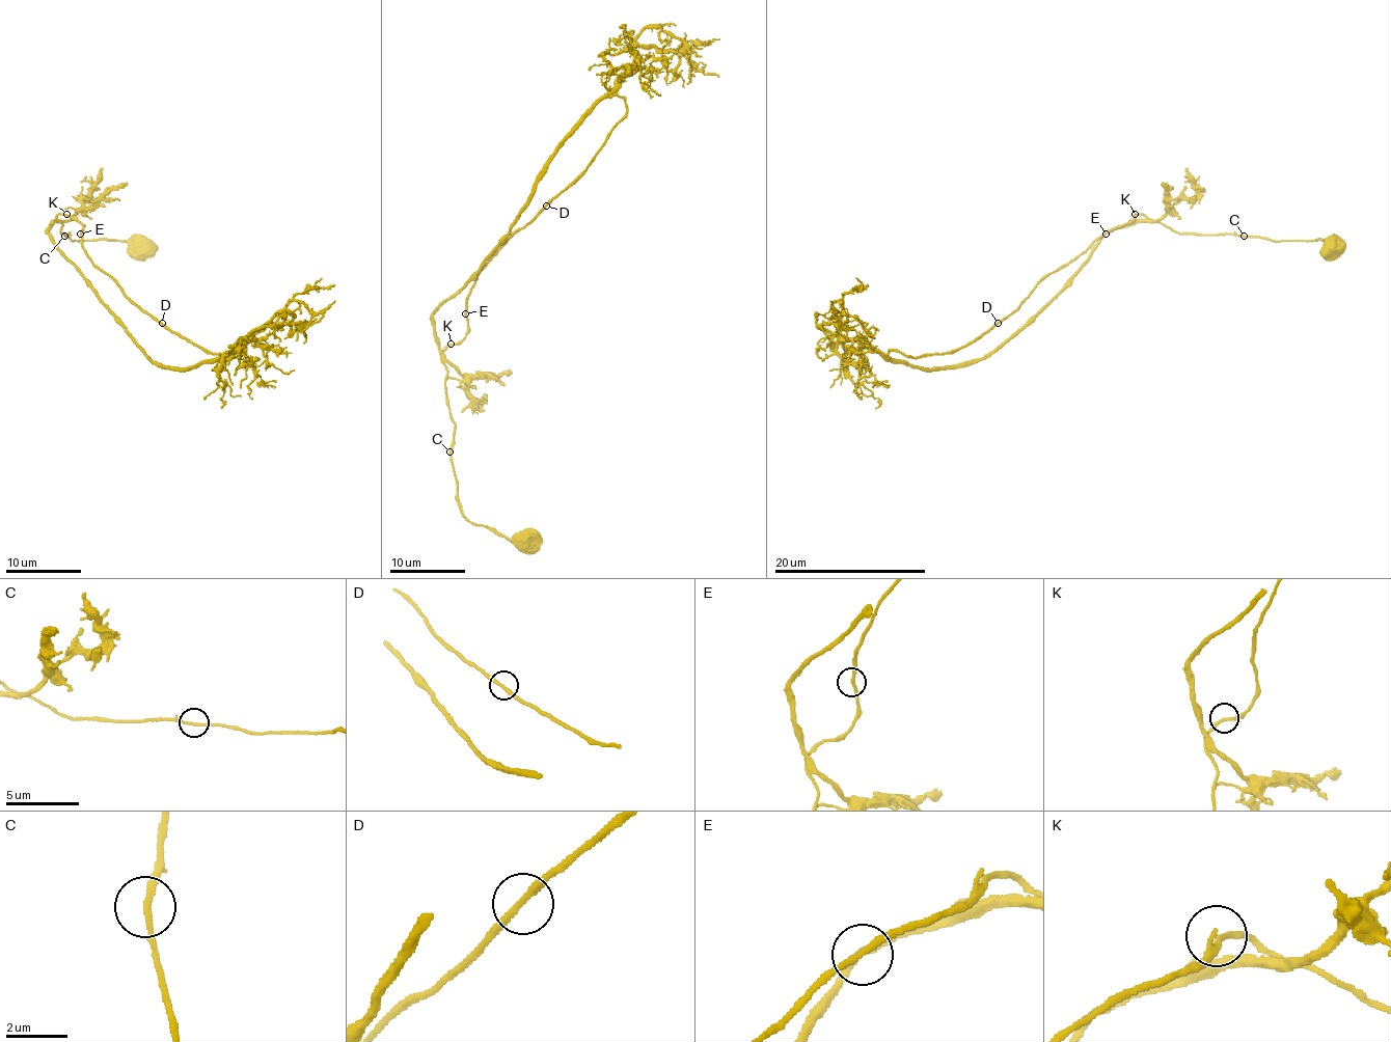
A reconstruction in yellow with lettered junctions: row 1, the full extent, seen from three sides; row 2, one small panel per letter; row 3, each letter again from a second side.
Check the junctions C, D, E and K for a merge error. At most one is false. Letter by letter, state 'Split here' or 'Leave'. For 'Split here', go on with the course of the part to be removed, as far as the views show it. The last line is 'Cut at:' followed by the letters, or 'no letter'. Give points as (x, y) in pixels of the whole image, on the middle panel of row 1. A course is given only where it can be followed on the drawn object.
C: Leave
D: Leave
E: Leave
K: Leave
Cut at: no letter

